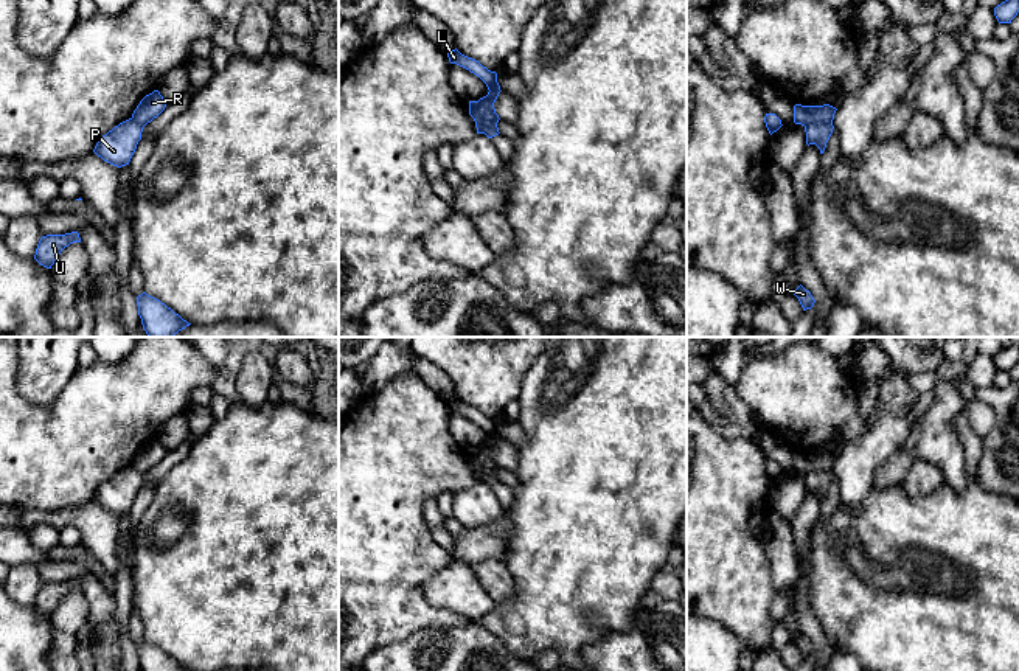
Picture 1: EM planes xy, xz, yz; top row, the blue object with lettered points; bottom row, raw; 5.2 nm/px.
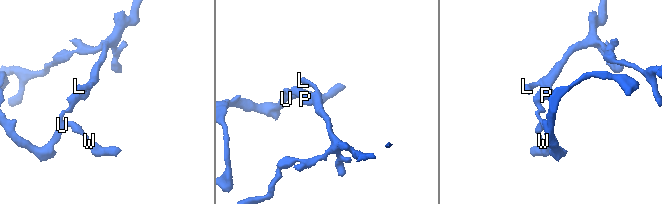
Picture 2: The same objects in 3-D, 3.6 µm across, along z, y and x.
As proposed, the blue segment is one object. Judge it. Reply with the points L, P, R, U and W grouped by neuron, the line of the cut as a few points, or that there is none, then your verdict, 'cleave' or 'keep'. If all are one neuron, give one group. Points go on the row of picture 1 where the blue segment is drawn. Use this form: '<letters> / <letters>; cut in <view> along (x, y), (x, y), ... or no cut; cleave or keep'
L R / P U W; cut in xz along (476, 101), (483, 111), (485, 132); cleave

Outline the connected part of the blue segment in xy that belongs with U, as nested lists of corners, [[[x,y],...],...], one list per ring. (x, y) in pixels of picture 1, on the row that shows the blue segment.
[[[78,231],[42,236],[37,244],[34,259],[40,266],[51,269],[61,252],[73,242],[81,242]]]

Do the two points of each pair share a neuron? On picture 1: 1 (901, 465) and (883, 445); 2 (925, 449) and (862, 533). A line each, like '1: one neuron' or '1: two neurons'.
1: two neurons
2: two neurons

